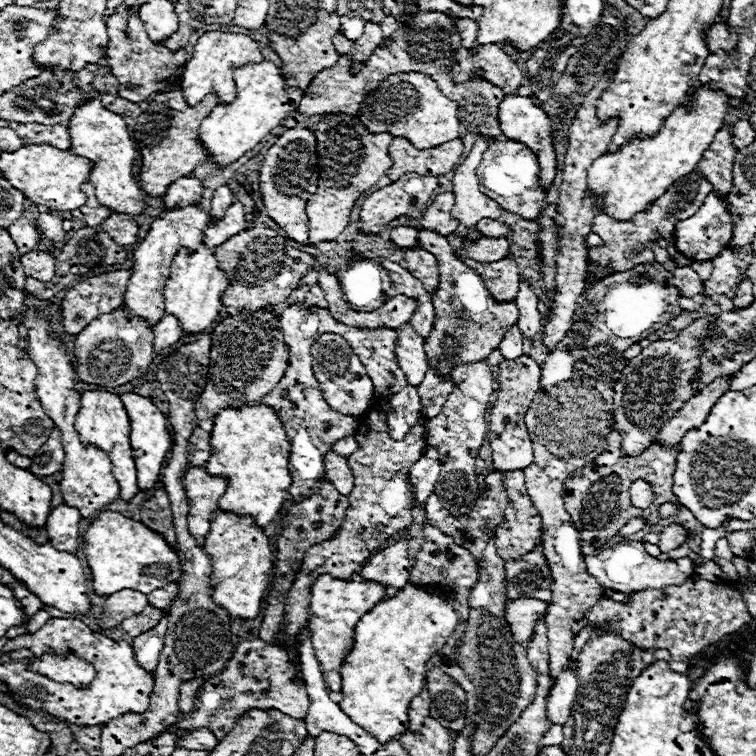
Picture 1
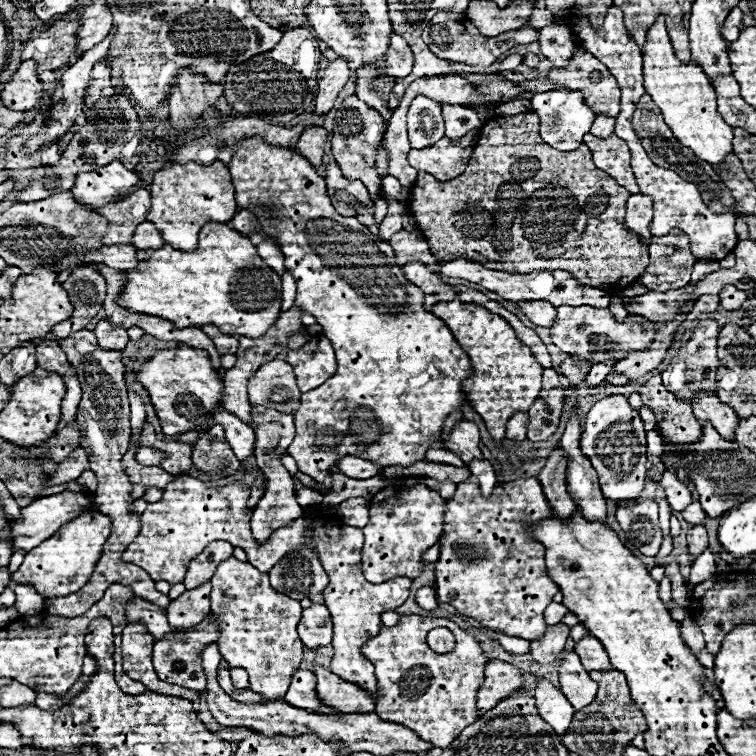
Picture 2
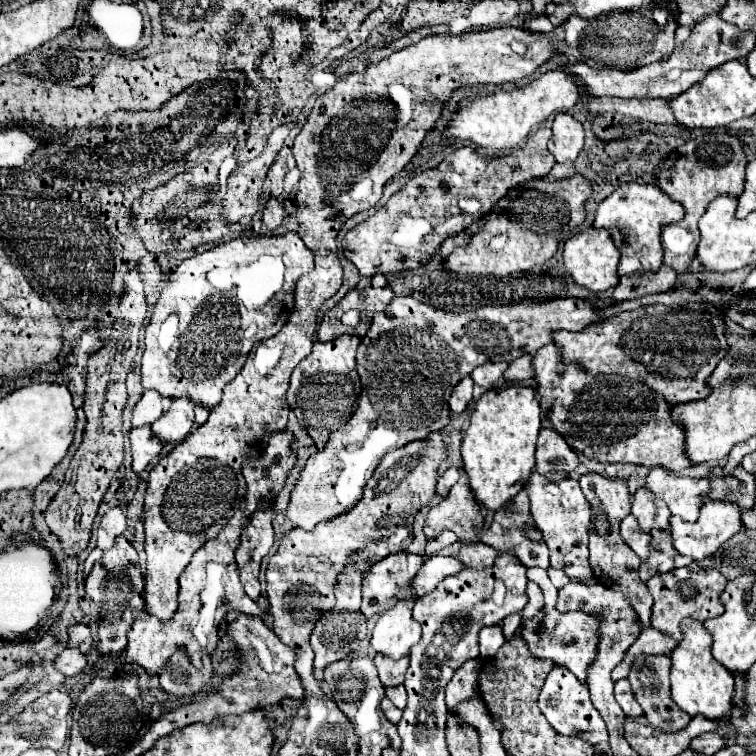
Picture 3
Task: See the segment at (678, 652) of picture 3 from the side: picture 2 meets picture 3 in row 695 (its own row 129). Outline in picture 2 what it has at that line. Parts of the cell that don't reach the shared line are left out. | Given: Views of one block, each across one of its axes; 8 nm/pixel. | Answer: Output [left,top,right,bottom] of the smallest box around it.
[644,16,734,168]

